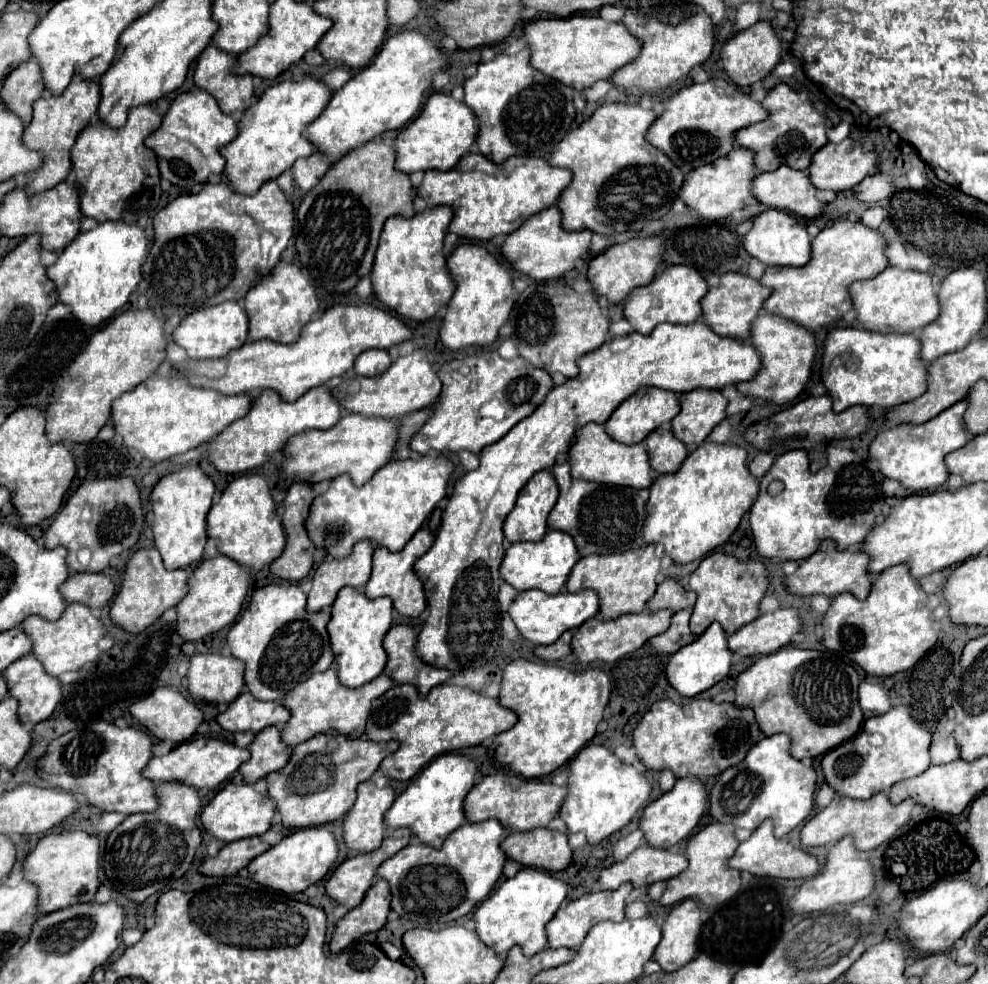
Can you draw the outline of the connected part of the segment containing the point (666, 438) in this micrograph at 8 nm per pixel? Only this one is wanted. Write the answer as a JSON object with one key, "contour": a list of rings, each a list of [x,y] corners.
{"contour":[[[667,426],[651,432],[651,436],[645,438],[645,446],[649,454],[649,464],[659,474],[675,474],[687,458],[685,444],[677,440]]]}

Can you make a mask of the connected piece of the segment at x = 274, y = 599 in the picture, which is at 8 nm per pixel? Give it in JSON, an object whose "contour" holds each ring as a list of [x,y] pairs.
{"contour":[[[281,582],[281,584],[269,584],[265,588],[259,588],[253,592],[245,612],[241,618],[231,626],[227,634],[227,644],[231,648],[231,654],[245,662],[245,686],[257,700],[283,700],[283,696],[293,690],[297,684],[307,680],[315,672],[325,672],[335,656],[331,652],[329,636],[327,636],[327,622],[329,622],[329,612],[321,610],[315,614],[309,614],[305,610],[307,596],[295,582]]]}

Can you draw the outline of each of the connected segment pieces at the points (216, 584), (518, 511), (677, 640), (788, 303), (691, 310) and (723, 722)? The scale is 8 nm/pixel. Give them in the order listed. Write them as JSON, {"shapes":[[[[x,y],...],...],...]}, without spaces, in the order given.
{"shapes":[[[[217,556],[213,560],[201,560],[199,566],[189,576],[189,590],[183,600],[175,606],[177,610],[177,634],[183,640],[201,640],[211,632],[229,626],[241,612],[241,604],[249,586],[249,570],[235,564],[227,556]]],[[[549,470],[537,472],[519,492],[515,508],[505,518],[503,534],[509,542],[539,542],[547,532],[547,514],[559,496],[557,482]]],[[[691,608],[689,610],[681,610],[675,612],[671,618],[671,626],[667,632],[651,638],[651,646],[659,652],[659,654],[673,654],[677,652],[681,646],[691,644],[695,640],[695,636],[689,630],[689,618],[691,618]]],[[[843,220],[829,228],[823,228],[813,238],[811,260],[801,268],[791,266],[767,266],[765,274],[761,276],[761,284],[771,288],[771,296],[763,306],[767,312],[785,316],[787,320],[795,320],[795,324],[815,330],[839,320],[845,312],[853,308],[849,286],[855,280],[875,278],[883,272],[889,262],[883,254],[885,240],[879,232],[867,228],[863,222]]],[[[667,266],[651,280],[651,284],[639,286],[627,296],[623,304],[623,316],[629,320],[635,332],[643,332],[643,334],[649,334],[661,322],[691,324],[697,322],[701,316],[701,298],[705,294],[707,294],[707,282],[695,268]]],[[[691,698],[685,704],[659,700],[637,724],[633,746],[637,750],[637,758],[649,772],[671,770],[675,778],[711,778],[725,768],[739,764],[759,738],[761,730],[751,708],[737,708],[727,702],[717,704],[703,698]]]]}

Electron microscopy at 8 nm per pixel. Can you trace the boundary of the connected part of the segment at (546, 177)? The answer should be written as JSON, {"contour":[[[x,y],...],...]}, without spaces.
{"contour":[[[469,152],[459,164],[447,172],[427,170],[417,196],[433,206],[451,206],[453,220],[447,232],[453,232],[469,240],[491,240],[499,234],[511,234],[529,216],[553,206],[571,182],[571,172],[567,168],[555,168],[543,158],[513,156],[503,164],[495,164],[483,154]]]}

